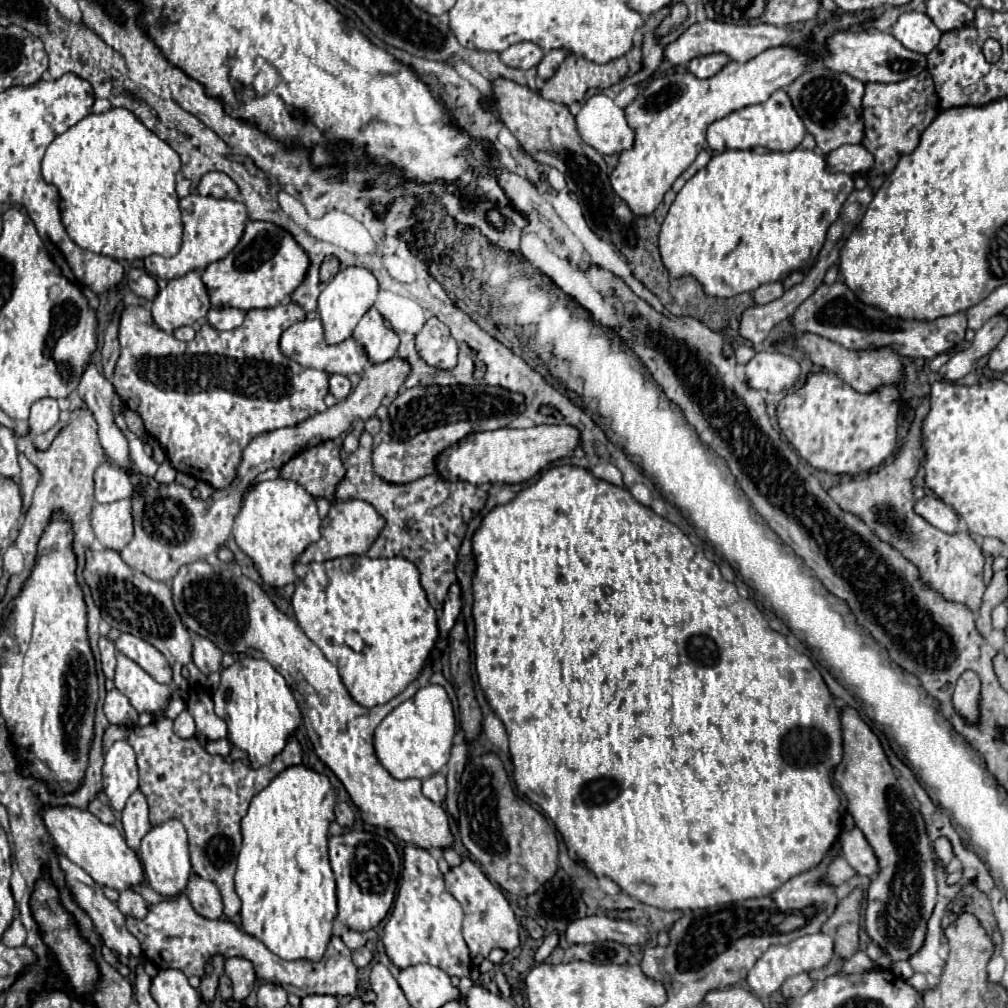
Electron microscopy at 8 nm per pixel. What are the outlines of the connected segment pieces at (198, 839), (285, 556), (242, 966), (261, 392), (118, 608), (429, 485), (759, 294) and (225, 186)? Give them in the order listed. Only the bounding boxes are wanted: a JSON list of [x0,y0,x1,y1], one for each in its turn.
[[128,719,302,919],[234,479,320,587],[224,957,256,1003],[112,303,328,489],[82,549,192,673],[334,431,488,611],[754,281,784,305],[198,171,238,199]]

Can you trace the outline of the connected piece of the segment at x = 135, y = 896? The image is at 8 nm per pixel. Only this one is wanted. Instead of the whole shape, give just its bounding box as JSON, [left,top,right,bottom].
[118,889,146,919]

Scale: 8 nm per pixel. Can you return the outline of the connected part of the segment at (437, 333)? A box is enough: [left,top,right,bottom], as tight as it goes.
[416,317,458,371]

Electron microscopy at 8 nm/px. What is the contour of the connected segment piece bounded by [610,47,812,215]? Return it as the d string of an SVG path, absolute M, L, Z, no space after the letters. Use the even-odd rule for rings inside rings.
M774 47L748 63L730 61L710 79L696 79L688 71L654 79L624 109L628 125L636 131L636 143L632 151L620 153L620 163L610 175L614 191L630 205L636 215L650 215L672 183L706 147L706 127L710 123L742 107L764 103L774 91L800 77L810 63L812 59L796 49Z

